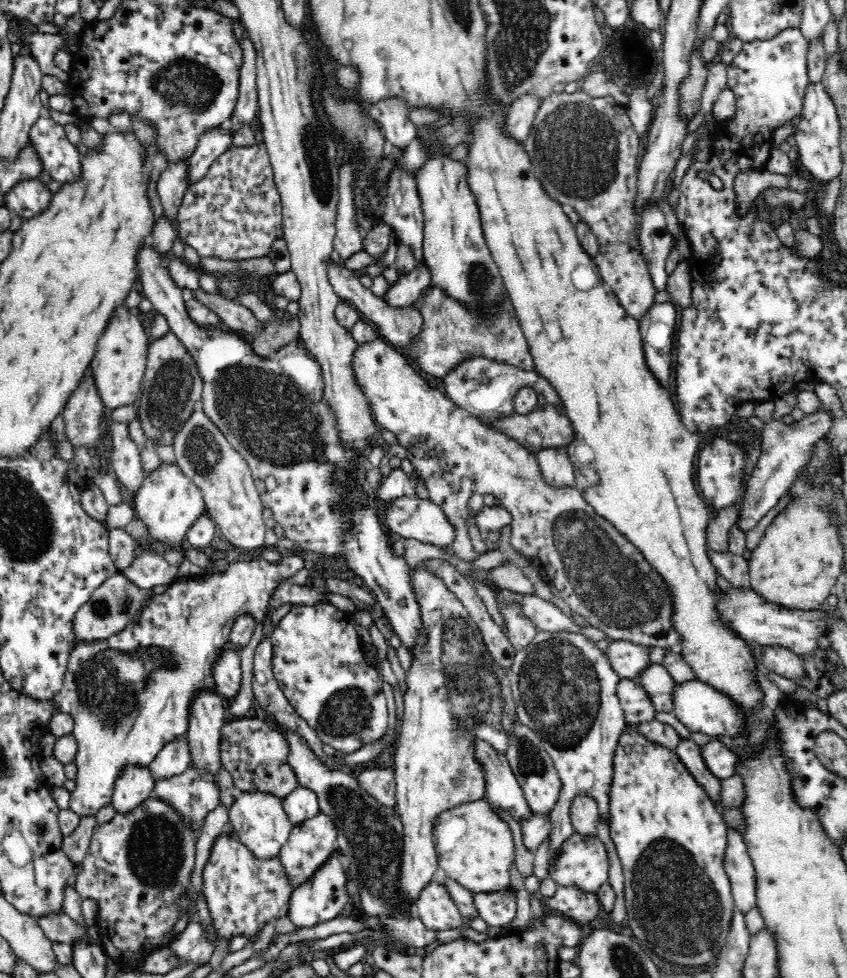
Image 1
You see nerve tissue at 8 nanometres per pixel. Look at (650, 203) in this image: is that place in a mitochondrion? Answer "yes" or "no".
no

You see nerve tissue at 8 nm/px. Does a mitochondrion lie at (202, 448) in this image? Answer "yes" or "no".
yes

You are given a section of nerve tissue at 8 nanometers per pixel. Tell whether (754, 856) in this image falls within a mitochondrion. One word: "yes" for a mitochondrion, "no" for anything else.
no

